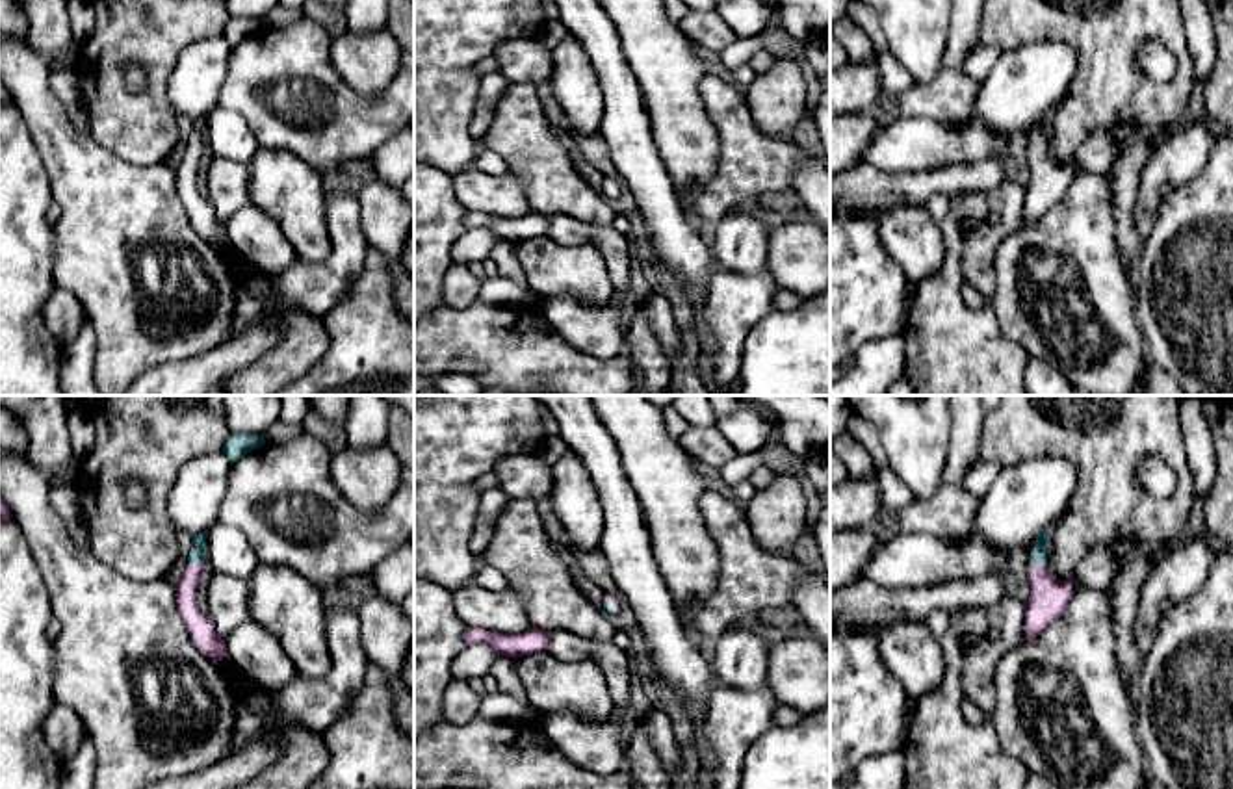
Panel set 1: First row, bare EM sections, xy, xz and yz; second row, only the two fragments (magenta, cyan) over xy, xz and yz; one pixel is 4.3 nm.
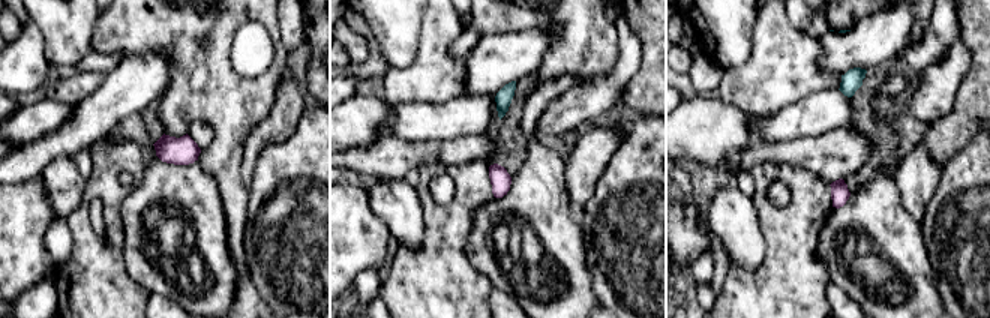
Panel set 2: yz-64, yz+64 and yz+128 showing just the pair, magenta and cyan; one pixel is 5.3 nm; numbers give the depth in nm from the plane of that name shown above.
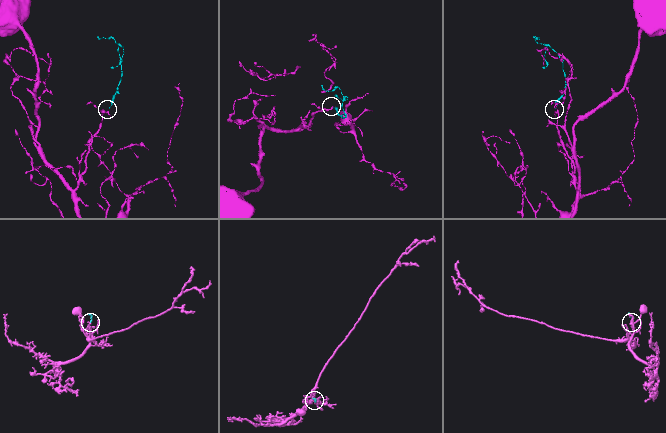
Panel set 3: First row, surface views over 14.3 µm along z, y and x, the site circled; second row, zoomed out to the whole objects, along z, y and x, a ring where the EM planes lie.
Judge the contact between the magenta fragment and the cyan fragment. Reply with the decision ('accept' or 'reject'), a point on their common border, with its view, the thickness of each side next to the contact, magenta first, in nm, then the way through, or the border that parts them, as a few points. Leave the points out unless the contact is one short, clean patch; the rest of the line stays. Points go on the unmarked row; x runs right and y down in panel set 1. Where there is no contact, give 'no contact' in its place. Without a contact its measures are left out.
accept | xy (195, 149) | 100/70 nm | across xy (197, 206), (188, 192), (195, 149), (197, 136)

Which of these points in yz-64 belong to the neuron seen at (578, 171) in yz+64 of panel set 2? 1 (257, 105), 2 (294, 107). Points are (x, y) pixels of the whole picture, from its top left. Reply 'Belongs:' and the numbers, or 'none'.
Belongs: 2

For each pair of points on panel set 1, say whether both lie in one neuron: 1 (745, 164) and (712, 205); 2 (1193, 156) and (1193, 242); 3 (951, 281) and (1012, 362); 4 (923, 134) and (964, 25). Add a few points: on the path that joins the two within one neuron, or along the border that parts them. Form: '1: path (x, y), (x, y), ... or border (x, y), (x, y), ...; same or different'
1: path (743, 173), (721, 195); same
2: border (1213, 140), (1207, 162), (1172, 188), (1159, 206); different
3: path (951, 303), (990, 346); same
4: border (901, 116), (964, 123); different

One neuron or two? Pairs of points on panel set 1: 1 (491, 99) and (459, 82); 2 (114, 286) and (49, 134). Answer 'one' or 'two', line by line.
1: two
2: one

